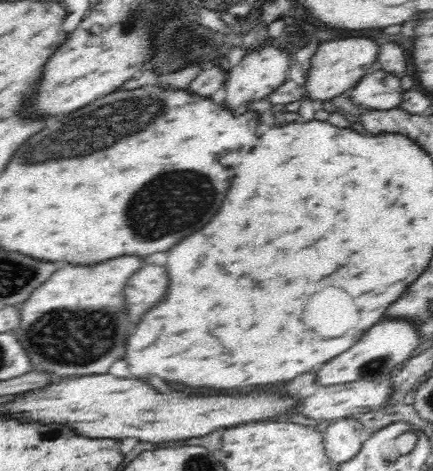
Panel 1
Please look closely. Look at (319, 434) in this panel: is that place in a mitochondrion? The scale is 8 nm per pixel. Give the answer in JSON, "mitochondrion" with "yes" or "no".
{"mitochondrion":"no"}

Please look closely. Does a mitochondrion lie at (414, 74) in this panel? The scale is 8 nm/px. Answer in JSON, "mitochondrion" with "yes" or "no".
{"mitochondrion":"no"}

